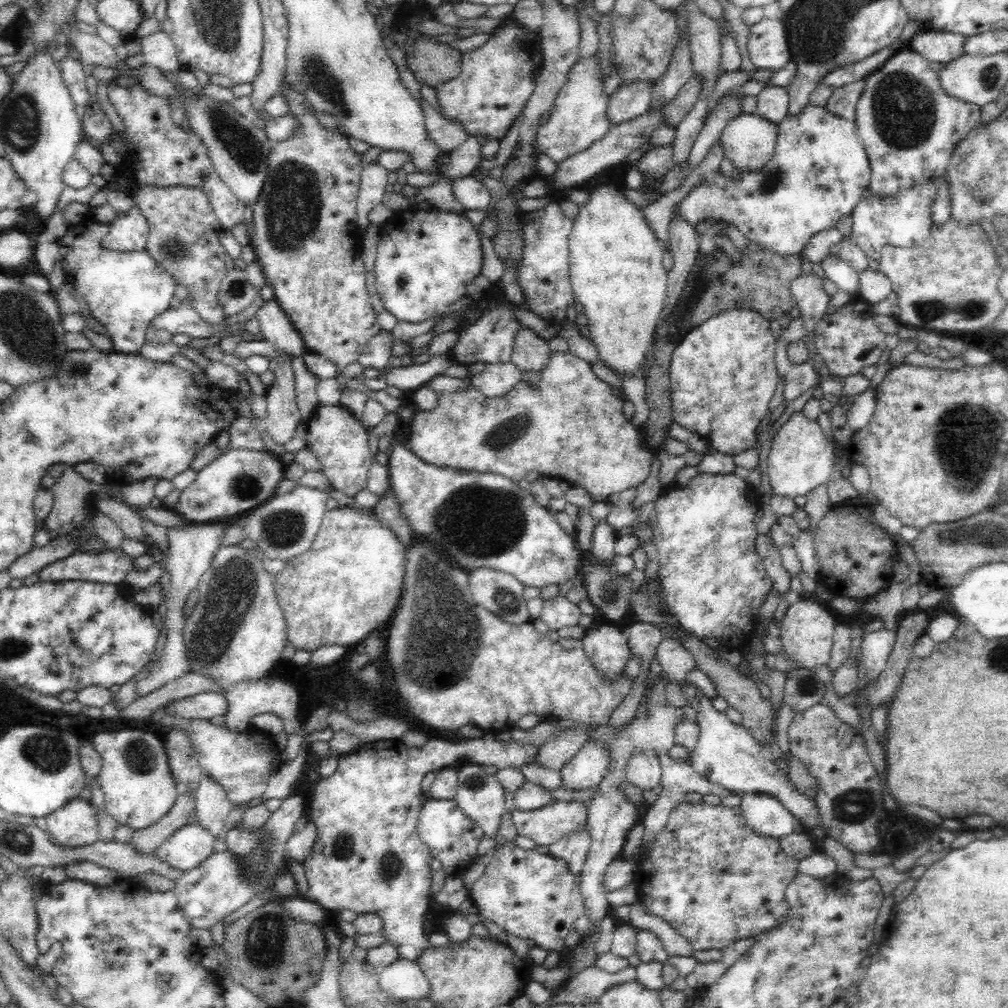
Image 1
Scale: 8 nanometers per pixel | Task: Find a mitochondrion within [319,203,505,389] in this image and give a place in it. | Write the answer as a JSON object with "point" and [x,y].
{"point":[401,280]}

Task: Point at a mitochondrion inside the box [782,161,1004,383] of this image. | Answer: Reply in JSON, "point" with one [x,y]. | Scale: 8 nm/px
{"point":[930,310]}

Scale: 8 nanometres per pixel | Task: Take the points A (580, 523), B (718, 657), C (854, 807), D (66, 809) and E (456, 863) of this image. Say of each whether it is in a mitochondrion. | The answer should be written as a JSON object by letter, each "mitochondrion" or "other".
{"A":"other","B":"other","C":"mitochondrion","D":"other","E":"other"}

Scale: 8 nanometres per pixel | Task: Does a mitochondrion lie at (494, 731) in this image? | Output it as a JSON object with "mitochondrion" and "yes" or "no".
{"mitochondrion":"no"}

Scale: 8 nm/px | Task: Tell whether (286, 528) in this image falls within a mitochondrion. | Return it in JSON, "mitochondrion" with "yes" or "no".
{"mitochondrion":"yes"}

